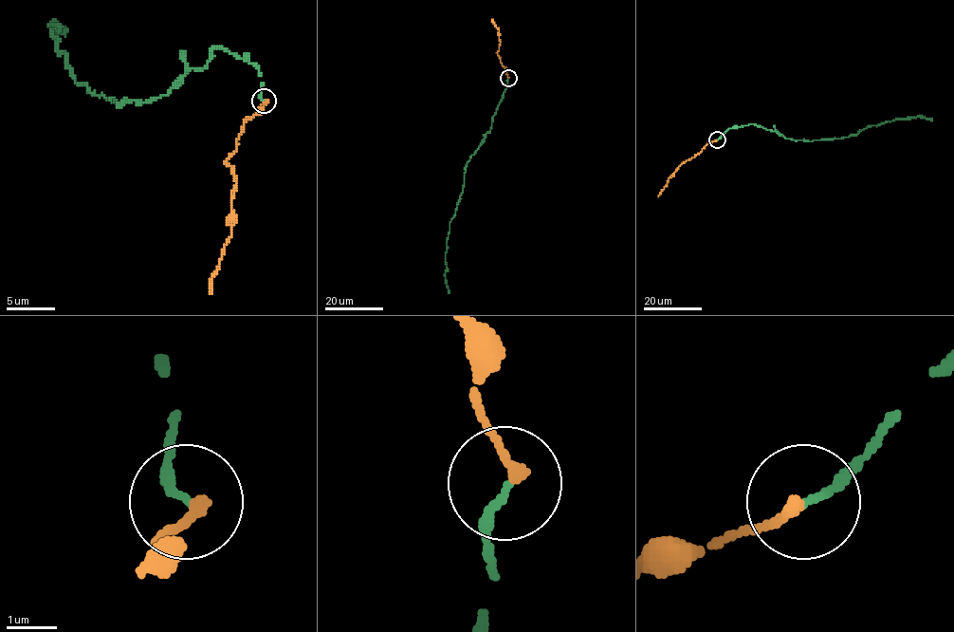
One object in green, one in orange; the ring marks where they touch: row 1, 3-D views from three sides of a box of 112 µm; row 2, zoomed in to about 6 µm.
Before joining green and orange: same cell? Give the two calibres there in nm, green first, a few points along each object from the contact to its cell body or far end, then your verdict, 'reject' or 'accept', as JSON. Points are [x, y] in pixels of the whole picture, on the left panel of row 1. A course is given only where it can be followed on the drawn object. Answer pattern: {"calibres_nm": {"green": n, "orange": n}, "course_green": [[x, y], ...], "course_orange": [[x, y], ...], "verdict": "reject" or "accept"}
{"calibres_nm": {"green": 150, "orange": 240}, "course_green": [[264, 100], [261, 73], [222, 46], [165, 95], [119, 104], [77, 83], [50, 24], [64, 36]], "course_orange": [[266, 100], [239, 137], [234, 154], [227, 161], [234, 168], [231, 234], [210, 293]], "verdict": "accept"}

